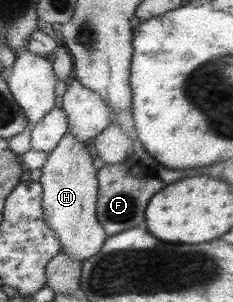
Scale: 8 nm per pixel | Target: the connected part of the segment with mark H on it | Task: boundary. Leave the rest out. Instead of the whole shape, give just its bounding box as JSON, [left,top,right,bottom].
[38,133,107,260]

